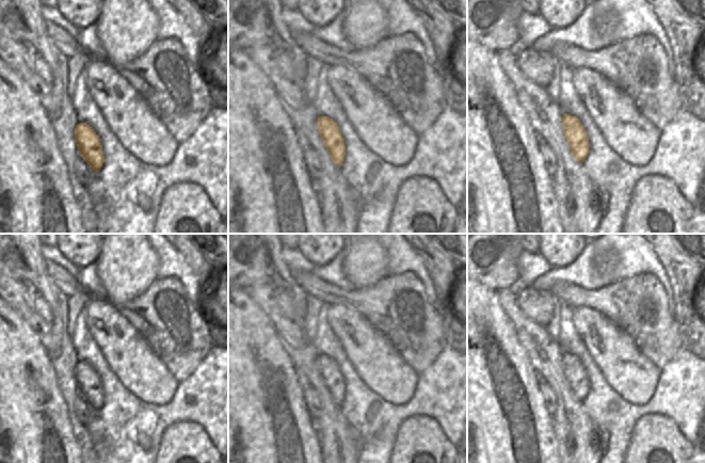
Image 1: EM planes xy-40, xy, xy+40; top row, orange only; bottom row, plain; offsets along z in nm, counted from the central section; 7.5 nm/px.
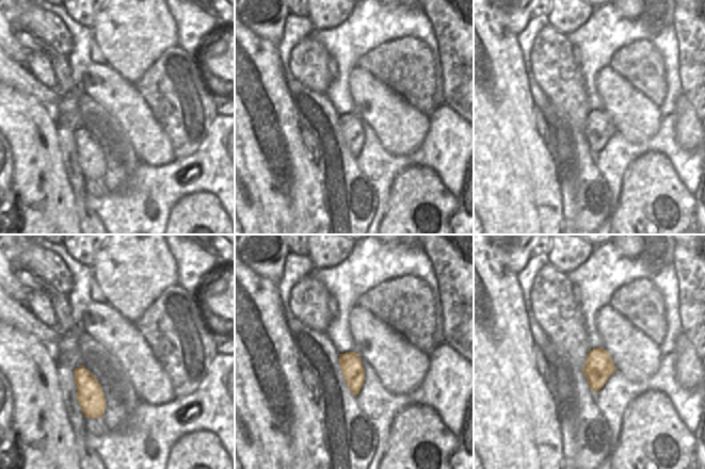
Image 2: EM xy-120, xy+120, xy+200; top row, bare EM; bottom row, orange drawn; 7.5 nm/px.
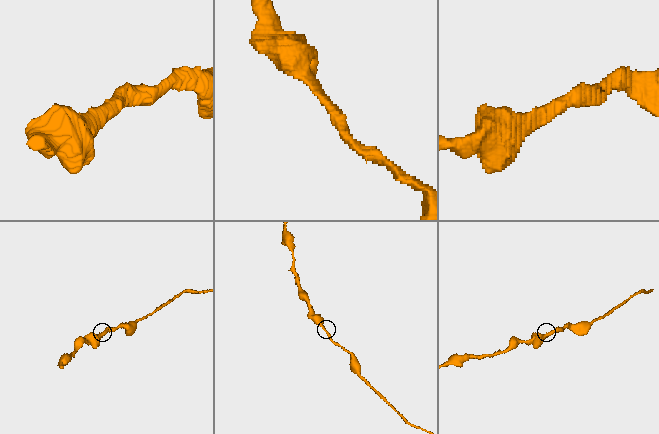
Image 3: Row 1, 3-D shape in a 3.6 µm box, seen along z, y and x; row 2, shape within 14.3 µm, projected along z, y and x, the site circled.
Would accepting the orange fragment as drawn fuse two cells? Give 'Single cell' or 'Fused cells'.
Single cell

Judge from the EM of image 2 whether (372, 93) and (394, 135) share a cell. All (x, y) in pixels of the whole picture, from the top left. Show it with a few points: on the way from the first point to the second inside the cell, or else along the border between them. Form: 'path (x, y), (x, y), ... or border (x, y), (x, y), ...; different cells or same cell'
path (378, 103), (394, 119), (394, 125); same cell

